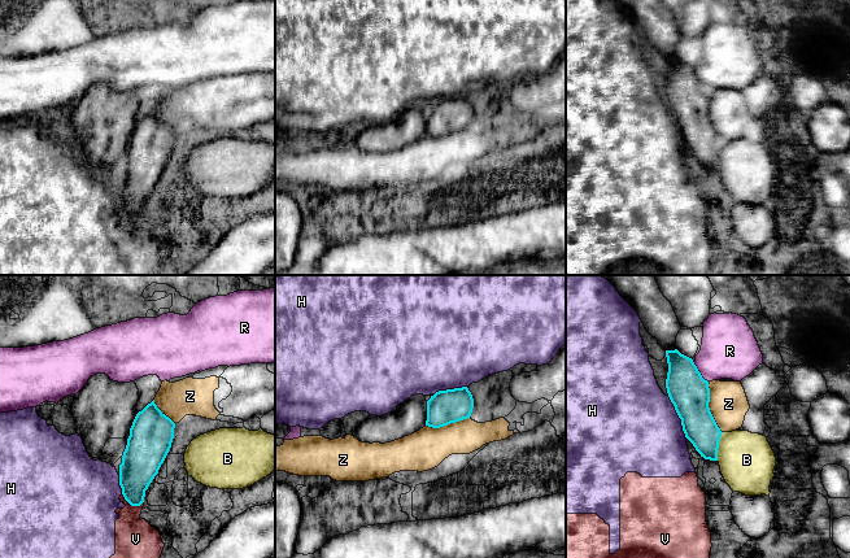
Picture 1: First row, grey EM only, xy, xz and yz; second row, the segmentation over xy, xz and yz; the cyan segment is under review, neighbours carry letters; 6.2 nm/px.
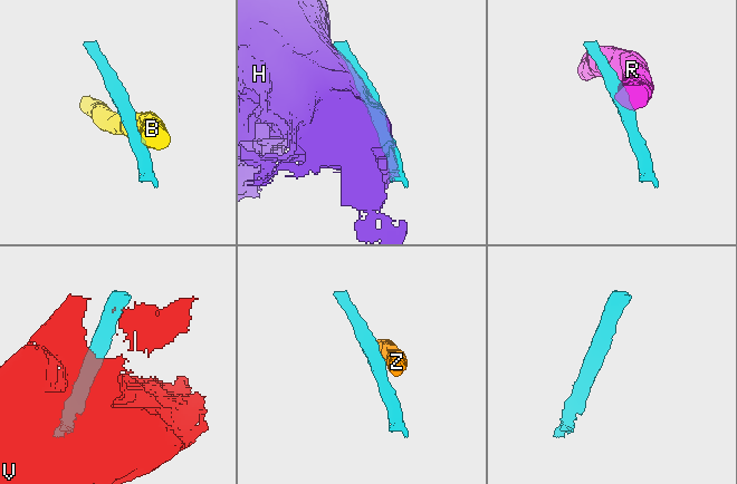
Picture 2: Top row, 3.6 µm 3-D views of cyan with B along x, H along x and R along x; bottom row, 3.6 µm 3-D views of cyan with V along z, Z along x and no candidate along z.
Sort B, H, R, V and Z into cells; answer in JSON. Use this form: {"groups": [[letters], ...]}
{"groups": [["B"], ["H", "V"], ["R", "Z"]]}

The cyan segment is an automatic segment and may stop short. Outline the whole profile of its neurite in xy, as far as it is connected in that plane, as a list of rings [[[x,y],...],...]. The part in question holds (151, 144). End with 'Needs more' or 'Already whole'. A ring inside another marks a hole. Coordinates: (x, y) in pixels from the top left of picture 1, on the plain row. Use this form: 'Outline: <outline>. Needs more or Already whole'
Outline: [[[154,109],[136,123],[119,174],[119,195],[131,215],[144,212],[145,200],[171,157],[174,138]]]. Already whole

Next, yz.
Outline: [[[677,58],[666,60],[668,82],[666,97],[681,128],[685,147],[705,169],[718,170],[722,140],[710,117],[710,97],[693,69]]]. Already whole

